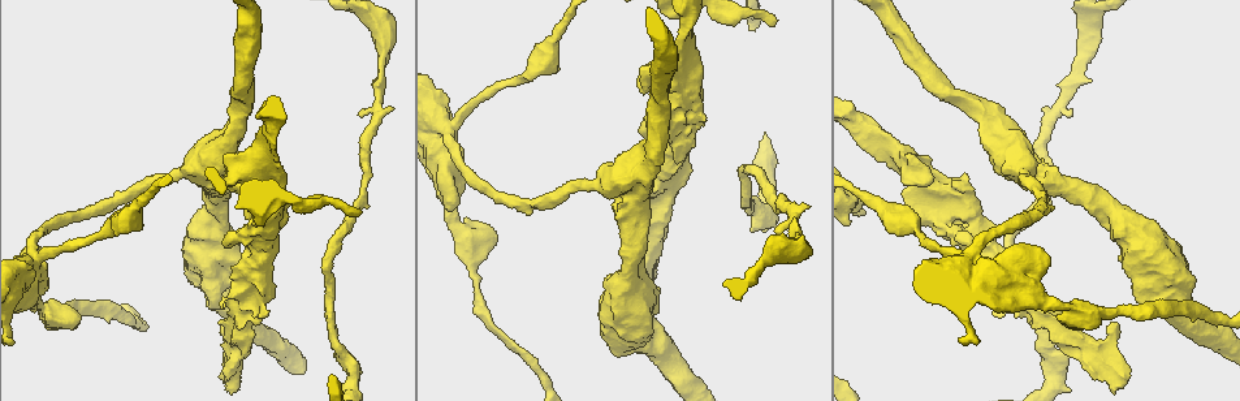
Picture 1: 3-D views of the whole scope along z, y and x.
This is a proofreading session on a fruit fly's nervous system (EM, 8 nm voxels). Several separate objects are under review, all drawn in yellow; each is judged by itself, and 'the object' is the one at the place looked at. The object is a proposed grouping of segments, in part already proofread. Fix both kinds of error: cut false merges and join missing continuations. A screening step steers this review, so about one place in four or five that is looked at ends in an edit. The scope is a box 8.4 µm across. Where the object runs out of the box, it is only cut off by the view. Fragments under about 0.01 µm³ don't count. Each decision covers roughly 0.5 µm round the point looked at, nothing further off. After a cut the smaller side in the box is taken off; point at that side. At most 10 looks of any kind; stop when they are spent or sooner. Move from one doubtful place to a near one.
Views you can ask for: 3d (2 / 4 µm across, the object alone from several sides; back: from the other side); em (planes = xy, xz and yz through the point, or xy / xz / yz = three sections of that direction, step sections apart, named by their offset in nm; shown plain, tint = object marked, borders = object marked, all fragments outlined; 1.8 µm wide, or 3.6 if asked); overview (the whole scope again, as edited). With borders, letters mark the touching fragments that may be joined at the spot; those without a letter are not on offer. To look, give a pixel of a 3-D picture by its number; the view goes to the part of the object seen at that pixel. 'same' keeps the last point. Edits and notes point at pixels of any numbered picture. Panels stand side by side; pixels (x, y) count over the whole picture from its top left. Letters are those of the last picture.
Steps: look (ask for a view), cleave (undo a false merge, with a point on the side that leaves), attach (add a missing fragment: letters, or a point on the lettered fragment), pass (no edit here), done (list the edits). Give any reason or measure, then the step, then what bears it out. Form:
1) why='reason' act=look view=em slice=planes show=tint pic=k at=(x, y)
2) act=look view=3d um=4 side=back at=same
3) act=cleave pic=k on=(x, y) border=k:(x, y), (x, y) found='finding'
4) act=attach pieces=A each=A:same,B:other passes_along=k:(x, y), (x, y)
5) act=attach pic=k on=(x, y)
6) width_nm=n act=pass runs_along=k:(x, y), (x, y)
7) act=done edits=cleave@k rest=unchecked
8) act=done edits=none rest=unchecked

why='calibre changes' act=look view=3d um=4 pic=1 at=(192, 169)

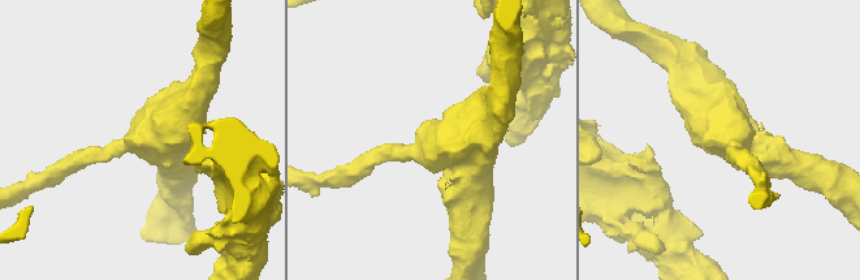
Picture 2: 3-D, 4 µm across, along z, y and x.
act=look view=em um=3.6 slice=yz step=8 show=tint pic=2 at=(144, 141)

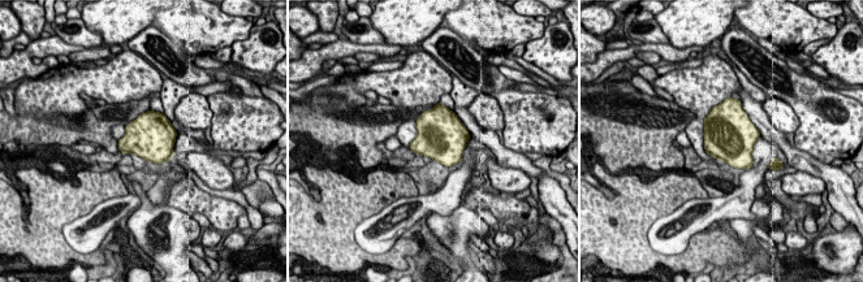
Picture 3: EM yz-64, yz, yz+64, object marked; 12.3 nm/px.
why='another direction' act=look view=em um=3.6 slice=planes show=borders at=same

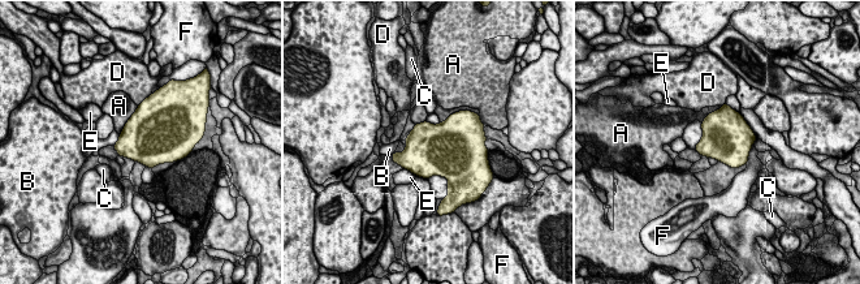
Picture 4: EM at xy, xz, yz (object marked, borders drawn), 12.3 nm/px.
act=pass each=A:other,B:other,C:other,D:other,E:other,F:other found='one cell here'

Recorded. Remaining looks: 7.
why='abrupt turn' act=look view=em um=3.6 slice=planes show=borders pic=1 at=(250, 175)

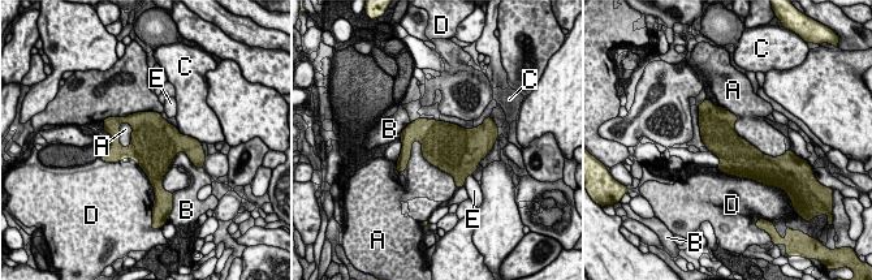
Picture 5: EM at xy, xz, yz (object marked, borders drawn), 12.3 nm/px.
act=pass each=A:other,B:other,C:other,D:other,E:other border=5:(414, 140), (456, 186) found='all the same cell'

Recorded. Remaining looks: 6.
why='sharp bend' act=look view=3d um=4 pic=1 at=(970, 259)

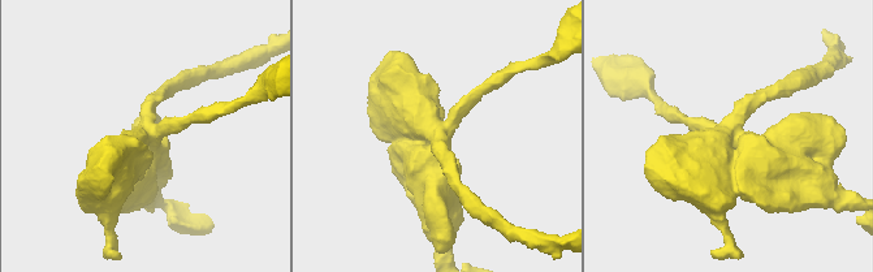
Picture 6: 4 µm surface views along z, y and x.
arms=4 act=look view=em um=3.6 slice=xy step=8 show=tint pic=6 at=(732, 136)

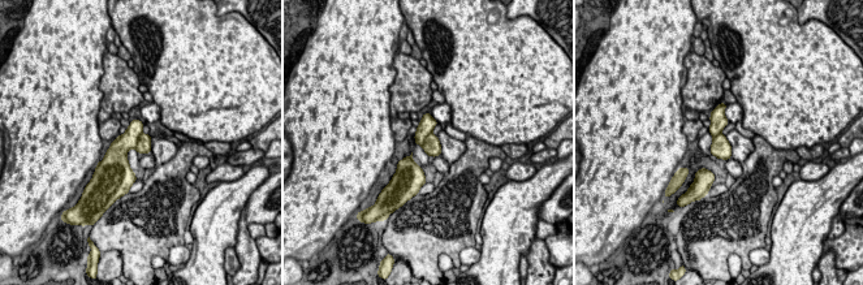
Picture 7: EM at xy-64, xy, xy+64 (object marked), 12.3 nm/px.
why='cut it another way' act=look view=em um=3.6 slice=planes show=borders at=same

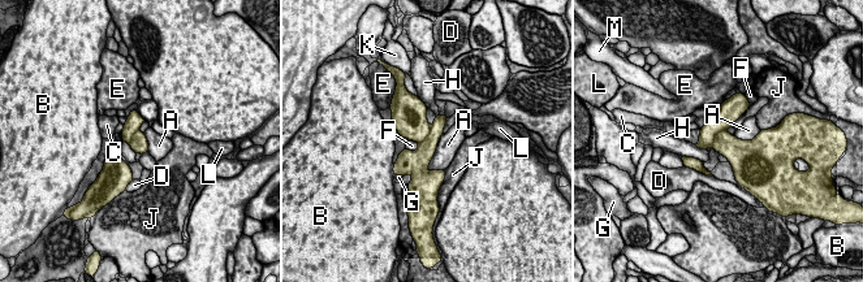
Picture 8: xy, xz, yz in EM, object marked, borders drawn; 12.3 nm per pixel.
act=cleave pic=8 on=(726, 144) each=A:other,B:other,C:other,D:other,E:other,F:other,G:other,H:other,J:other,K:other,L:other,M:other border=8:(724, 130), (716, 134), (711, 146) found='two cells meet here'

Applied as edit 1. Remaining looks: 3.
why='redraw' act=look view=overview

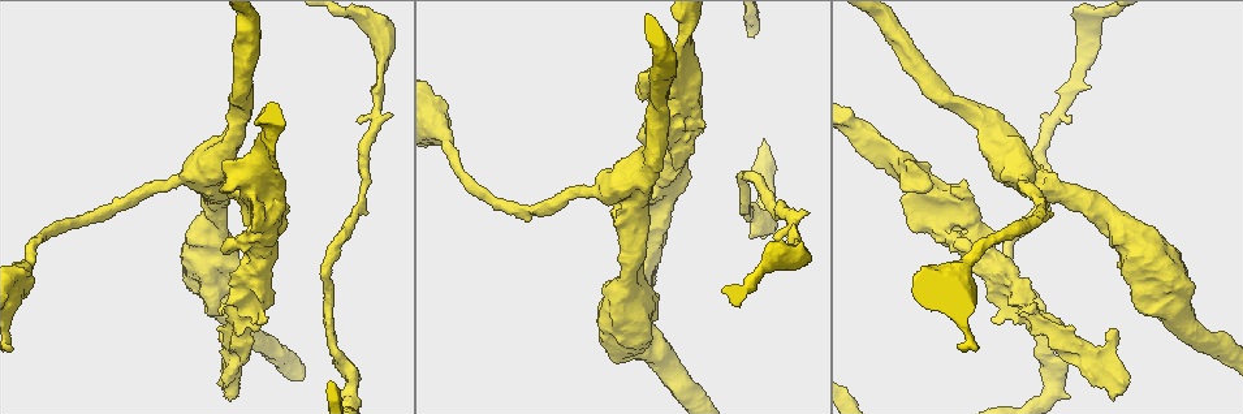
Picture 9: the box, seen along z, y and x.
why='branch stops here' act=look view=em slice=planes show=borders pic=9 at=(223, 392)

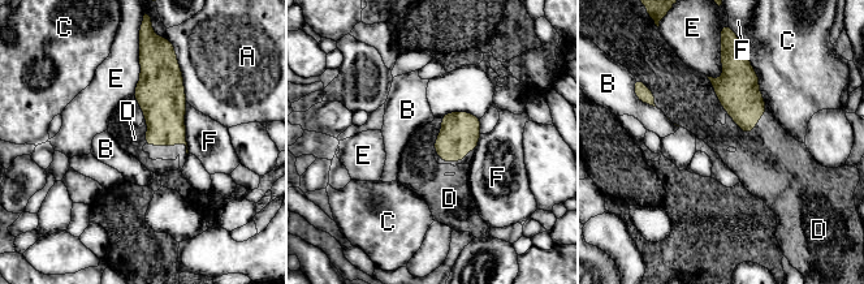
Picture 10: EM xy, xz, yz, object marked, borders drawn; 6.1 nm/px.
act=attach pieces=D each=A:other,B:other,C:other,D:same,E:other,F:other found='the cell continues'

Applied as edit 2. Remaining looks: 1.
act=done edits=cleave@8,attach@10 rest=unchecked

